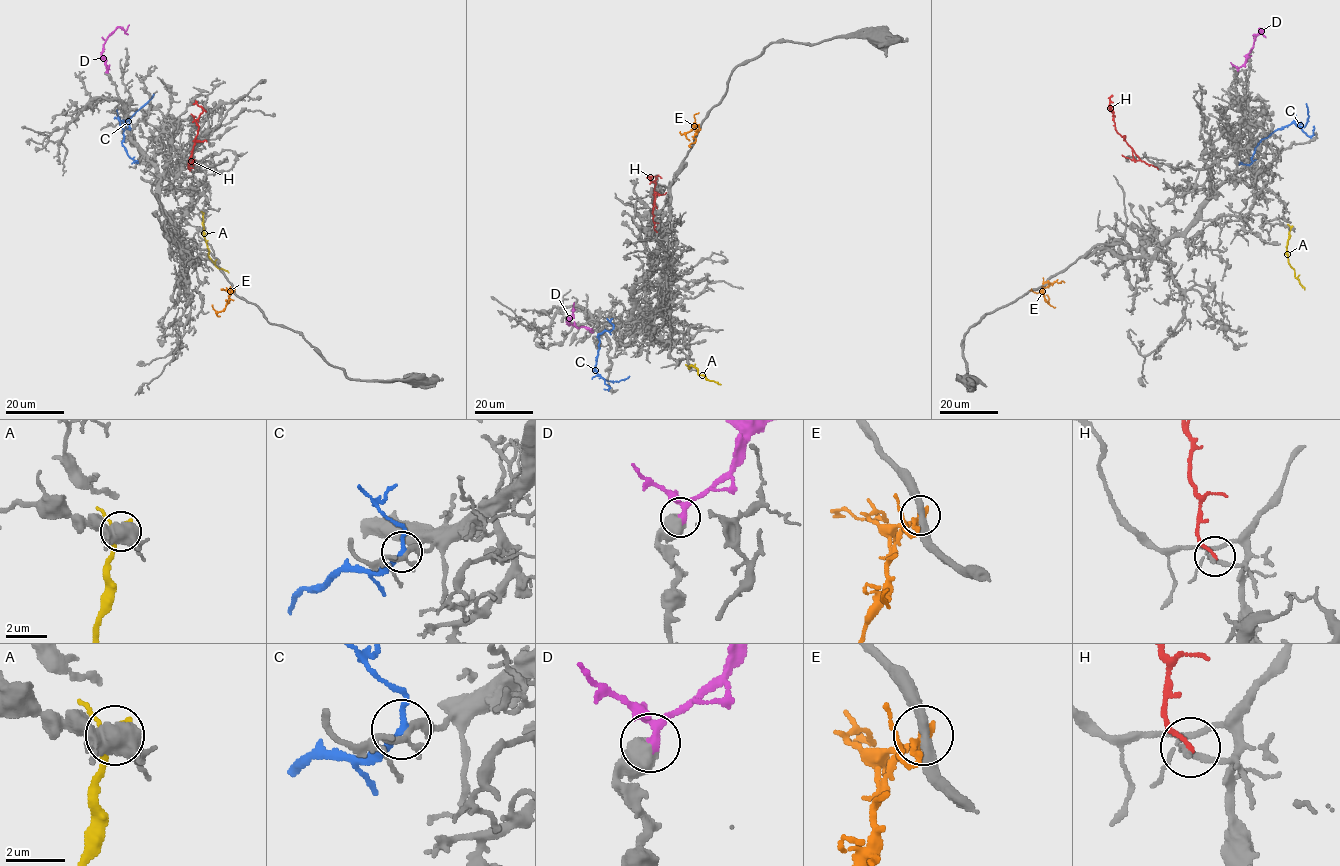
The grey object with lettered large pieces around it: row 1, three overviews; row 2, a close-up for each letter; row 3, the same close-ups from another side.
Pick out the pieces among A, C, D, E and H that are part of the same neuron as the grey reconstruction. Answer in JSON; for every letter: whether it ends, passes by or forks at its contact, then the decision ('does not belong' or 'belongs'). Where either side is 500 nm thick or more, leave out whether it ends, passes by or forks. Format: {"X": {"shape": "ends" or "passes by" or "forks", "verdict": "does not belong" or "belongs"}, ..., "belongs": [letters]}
{"A": {"verdict": "does not belong"}, "C": {"shape": "passes by", "verdict": "does not belong"}, "D": {"verdict": "belongs"}, "E": {"shape": "passes by", "verdict": "does not belong"}, "H": {"shape": "ends", "verdict": "does not belong"}, "belongs": ["D"]}

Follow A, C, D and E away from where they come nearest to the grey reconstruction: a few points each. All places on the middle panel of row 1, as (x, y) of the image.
A: (688, 368), (695, 368), (699, 374), (720, 384)
C: (613, 328), (597, 336), (597, 372), (608, 381), (619, 381), (629, 376)
D: (573, 311), (567, 322), (593, 331)
E: (699, 128), (697, 130), (694, 126), (691, 131), (681, 134), (680, 132)

